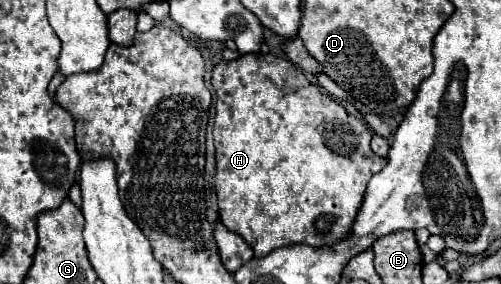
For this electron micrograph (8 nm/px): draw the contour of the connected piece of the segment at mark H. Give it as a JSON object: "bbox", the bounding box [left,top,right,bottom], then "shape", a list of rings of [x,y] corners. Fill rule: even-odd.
{"bbox":[211,53,385,257],"shape":[[[249,53],[233,61],[221,61],[211,71],[211,85],[217,95],[213,129],[217,159],[215,191],[219,217],[229,231],[241,235],[257,257],[297,241],[325,245],[325,241],[345,237],[367,181],[385,167],[385,159],[369,147],[371,129],[355,115],[349,115],[321,87],[313,85],[293,63],[271,53]]]}

